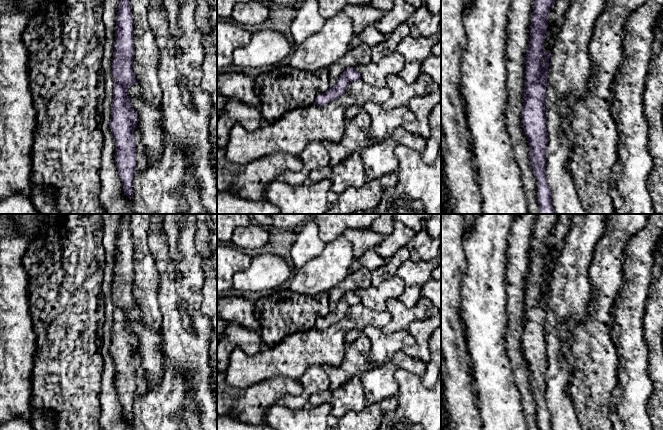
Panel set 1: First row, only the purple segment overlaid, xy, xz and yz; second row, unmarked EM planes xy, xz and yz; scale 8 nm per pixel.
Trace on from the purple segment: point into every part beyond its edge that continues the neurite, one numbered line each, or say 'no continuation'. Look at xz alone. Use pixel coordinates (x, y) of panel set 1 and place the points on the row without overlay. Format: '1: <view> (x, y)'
no continuation

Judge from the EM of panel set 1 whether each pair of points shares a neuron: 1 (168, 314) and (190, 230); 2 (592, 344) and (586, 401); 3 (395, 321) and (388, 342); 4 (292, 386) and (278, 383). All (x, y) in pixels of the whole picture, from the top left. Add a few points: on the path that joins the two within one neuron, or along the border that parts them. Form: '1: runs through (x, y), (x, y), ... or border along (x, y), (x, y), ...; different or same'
1: runs through (176, 293), (188, 281), (188, 251); same
2: runs through (597, 358), (597, 381), (592, 387); same
3: border along (405, 328), (389, 333), (384, 333), (381, 330); different
4: runs through (289, 386), (281, 385); same

